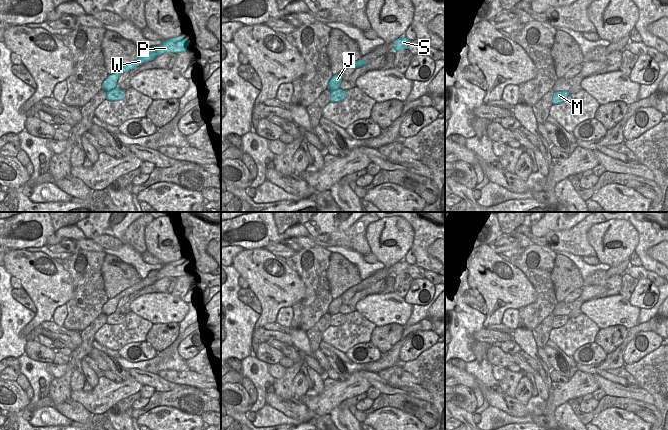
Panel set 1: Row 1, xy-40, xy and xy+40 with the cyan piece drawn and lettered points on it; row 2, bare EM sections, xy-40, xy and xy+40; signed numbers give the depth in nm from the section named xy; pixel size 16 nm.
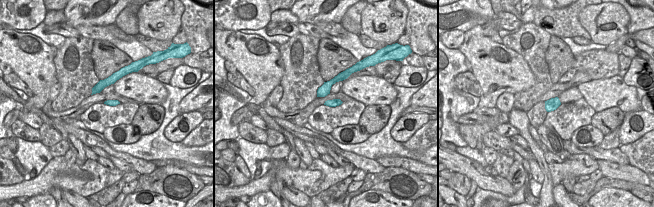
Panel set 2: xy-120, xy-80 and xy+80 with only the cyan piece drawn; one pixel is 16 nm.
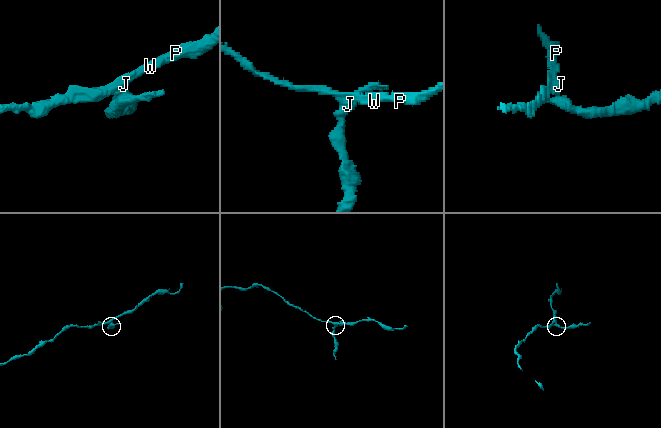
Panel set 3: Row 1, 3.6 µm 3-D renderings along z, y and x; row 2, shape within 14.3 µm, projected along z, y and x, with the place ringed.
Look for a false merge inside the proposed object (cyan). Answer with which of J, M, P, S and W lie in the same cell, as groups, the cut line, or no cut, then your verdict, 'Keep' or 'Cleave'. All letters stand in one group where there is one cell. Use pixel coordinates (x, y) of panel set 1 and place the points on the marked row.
Groups: J P S W / M. Split along xy-40 (115, 87), (107, 92). Cleave

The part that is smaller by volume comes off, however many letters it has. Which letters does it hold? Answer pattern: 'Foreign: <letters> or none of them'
Foreign: M

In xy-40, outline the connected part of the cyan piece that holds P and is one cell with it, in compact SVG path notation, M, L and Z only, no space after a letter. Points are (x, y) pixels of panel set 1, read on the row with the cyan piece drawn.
M181 36L171 38L169 40L163 41L153 53L146 53L141 55L138 59L132 61L131 63L123 66L117 72L108 77L102 83L102 89L109 92L116 88L117 80L122 73L129 72L130 70L136 68L137 66L154 60L157 56L165 53L180 53L186 52L187 47L189 46L191 40L186 40Z

